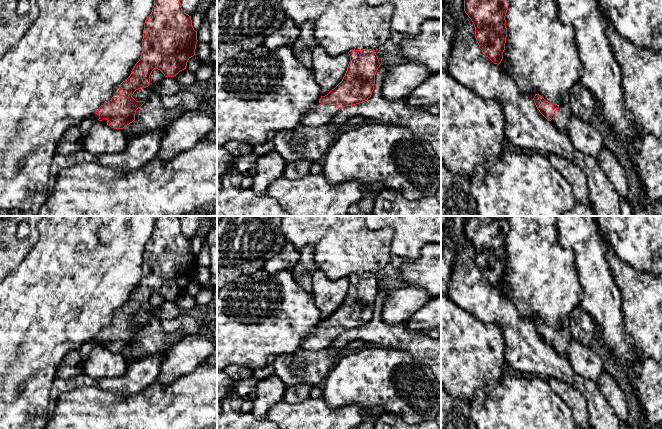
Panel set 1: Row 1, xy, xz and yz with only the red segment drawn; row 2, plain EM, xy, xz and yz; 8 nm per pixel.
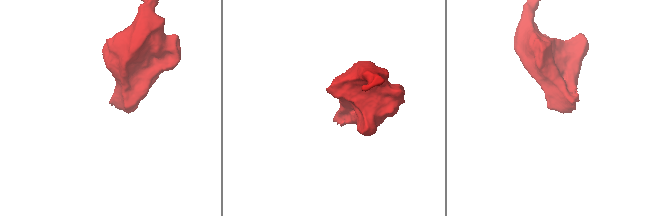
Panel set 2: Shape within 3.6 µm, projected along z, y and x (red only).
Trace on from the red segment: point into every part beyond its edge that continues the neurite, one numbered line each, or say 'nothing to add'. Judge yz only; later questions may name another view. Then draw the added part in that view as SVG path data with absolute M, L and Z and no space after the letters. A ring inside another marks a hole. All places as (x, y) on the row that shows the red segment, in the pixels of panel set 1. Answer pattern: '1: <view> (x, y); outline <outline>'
1: yz (562, 115); outline M562 97L559 108L555 111L555 117L551 122L561 131L567 133L568 121L571 118L571 108L569 101L566 97Z

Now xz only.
1: xz (322, 115); outline M321 103L313 111L306 112L302 117L302 125L316 128L330 123L339 109L335 106L324 106Z

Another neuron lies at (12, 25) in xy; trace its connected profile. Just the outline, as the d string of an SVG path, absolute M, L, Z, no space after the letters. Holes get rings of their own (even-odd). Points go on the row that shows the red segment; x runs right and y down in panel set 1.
M0 0L0 56L19 42L25 31L39 15L37 0L29 0L30 11L24 15L19 15L17 13L19 1L20 0Z

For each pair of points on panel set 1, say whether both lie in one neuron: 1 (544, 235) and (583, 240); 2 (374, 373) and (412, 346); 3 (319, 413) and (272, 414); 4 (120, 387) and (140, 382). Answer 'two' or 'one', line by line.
1: two
2: two
3: one
4: one

